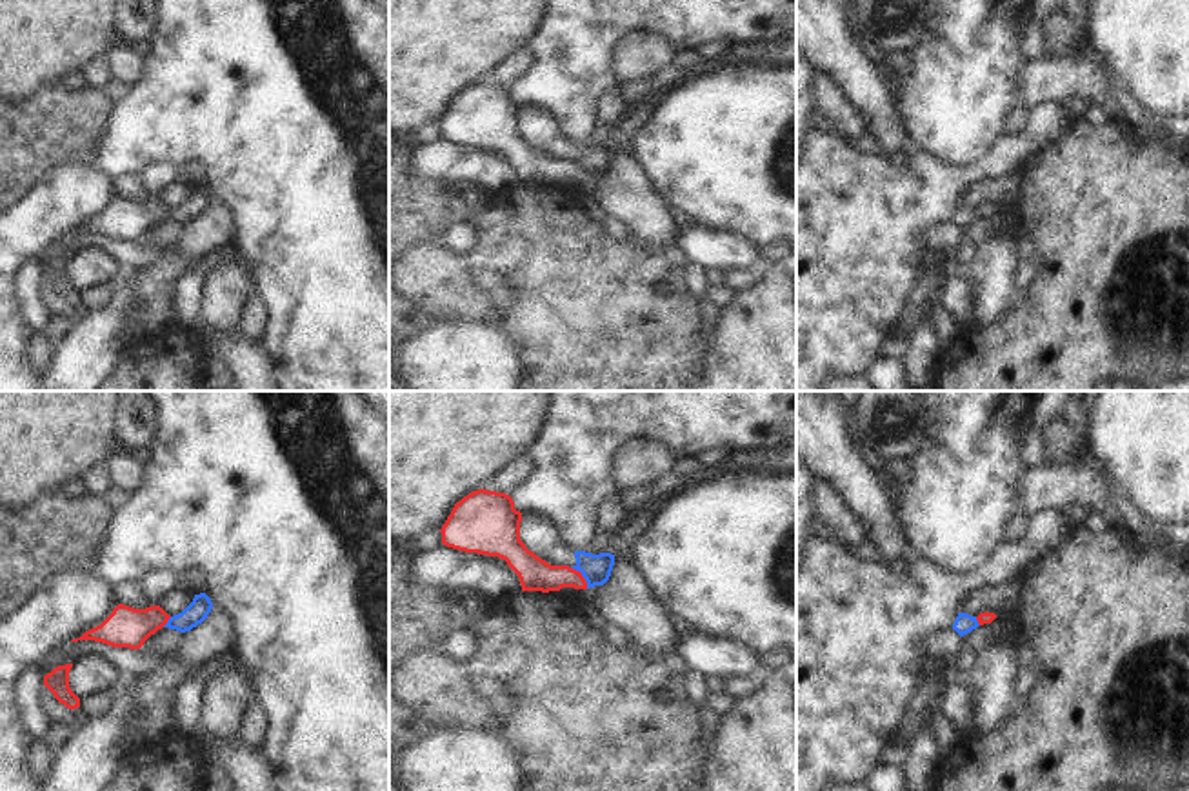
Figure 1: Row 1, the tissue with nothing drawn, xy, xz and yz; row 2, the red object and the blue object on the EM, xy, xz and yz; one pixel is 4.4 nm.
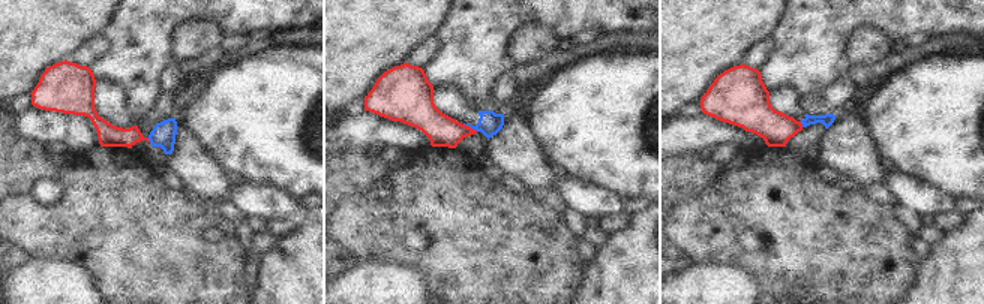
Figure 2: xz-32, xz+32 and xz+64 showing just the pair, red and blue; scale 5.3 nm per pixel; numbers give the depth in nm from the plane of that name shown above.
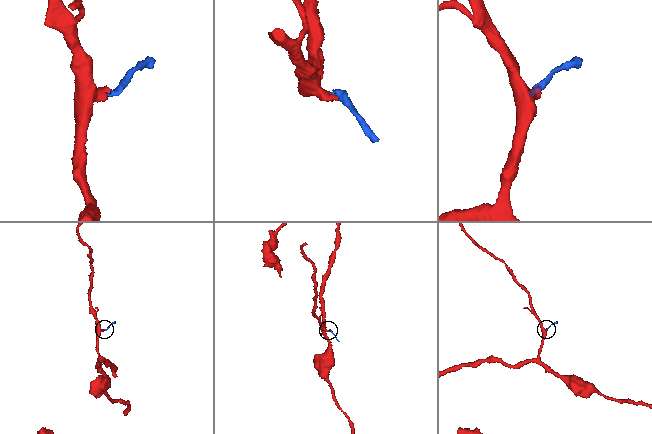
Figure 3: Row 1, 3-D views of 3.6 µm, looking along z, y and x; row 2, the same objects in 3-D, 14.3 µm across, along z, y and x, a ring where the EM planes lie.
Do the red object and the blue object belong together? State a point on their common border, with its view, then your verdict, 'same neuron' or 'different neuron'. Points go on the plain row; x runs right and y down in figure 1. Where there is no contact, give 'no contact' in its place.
meets red in xz at (582, 170); different neuron

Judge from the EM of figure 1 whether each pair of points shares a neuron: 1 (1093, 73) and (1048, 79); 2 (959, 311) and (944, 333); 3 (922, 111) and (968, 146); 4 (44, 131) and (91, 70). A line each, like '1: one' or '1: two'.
1: one
2: two
3: one
4: two

